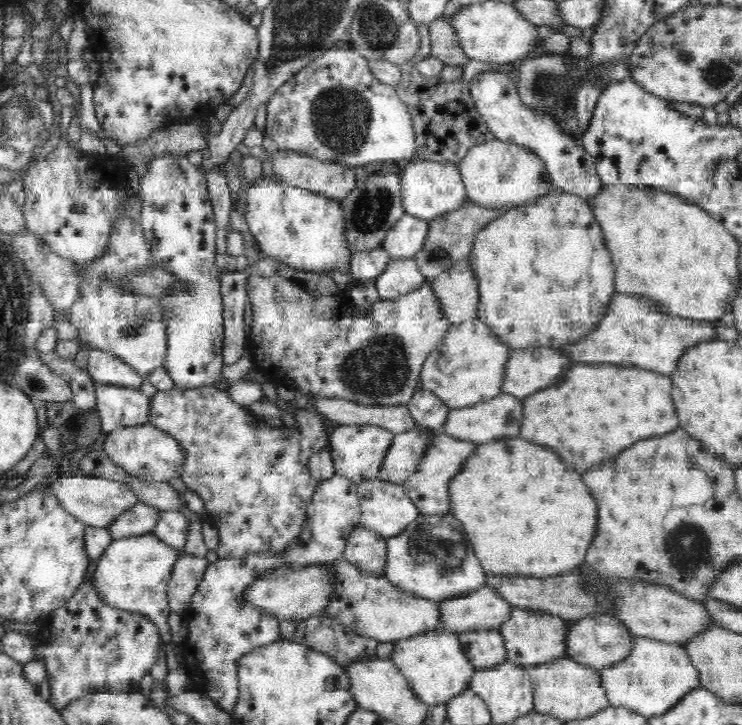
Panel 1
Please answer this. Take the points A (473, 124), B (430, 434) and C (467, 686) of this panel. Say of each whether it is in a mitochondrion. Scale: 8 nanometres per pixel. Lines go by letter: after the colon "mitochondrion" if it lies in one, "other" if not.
A: other
B: other
C: other

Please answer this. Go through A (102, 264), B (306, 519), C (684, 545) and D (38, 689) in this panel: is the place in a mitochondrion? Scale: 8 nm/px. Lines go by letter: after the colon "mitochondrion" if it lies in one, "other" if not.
A: other
B: other
C: mitochondrion
D: other

